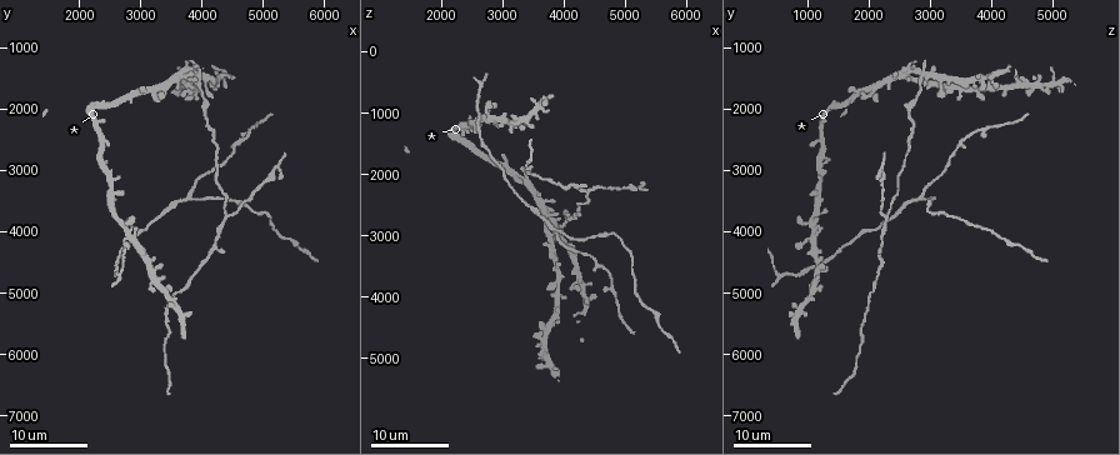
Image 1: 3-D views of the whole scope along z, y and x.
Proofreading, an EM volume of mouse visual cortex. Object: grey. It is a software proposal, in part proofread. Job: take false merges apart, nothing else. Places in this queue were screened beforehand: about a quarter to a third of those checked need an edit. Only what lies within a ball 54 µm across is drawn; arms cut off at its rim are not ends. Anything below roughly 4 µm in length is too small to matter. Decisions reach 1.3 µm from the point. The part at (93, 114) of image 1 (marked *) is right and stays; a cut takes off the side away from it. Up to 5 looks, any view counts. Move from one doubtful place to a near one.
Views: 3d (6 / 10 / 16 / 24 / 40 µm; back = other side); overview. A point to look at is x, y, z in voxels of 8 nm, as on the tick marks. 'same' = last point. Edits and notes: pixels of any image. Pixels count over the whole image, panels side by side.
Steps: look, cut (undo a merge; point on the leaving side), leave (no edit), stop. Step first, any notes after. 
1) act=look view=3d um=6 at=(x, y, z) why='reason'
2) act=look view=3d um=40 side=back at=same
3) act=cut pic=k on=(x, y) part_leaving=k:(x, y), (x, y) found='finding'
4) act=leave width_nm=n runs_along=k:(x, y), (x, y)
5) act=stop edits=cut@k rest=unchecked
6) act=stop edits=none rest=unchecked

act=look view=3d um=24 at=(3400, 5300, 2000) why='sudden change in width'

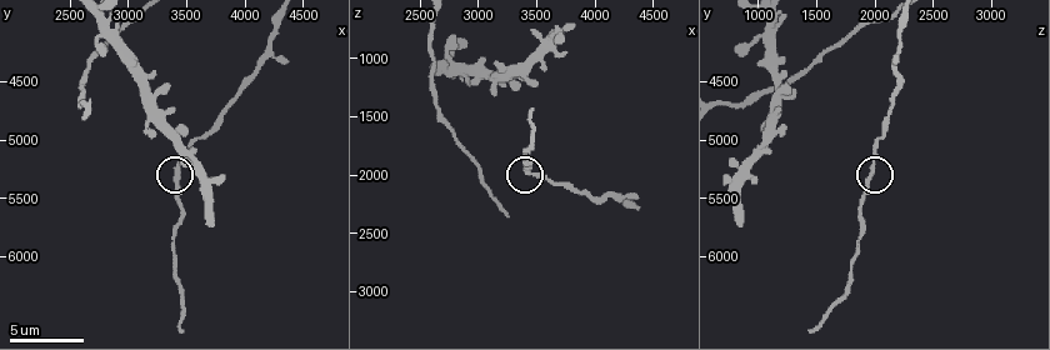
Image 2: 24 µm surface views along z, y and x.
act=look view=3d um=10 at=(3400, 5280, 1980) why='zoom in'

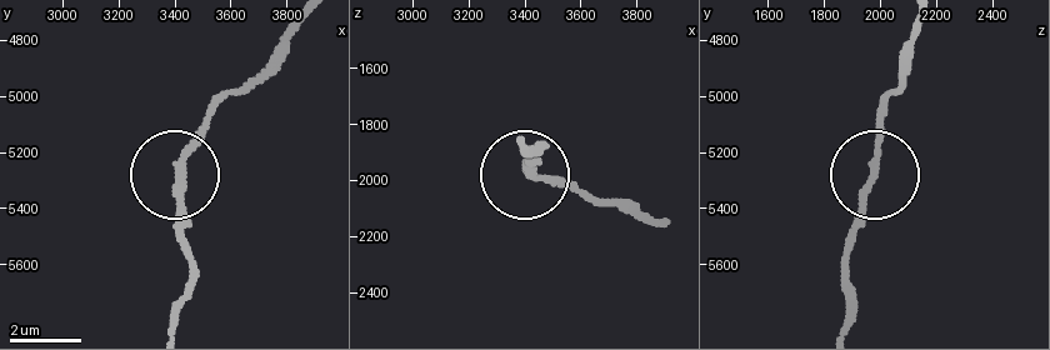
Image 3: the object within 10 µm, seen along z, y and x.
act=leave runs_along=3:(304, 23), (215, 111), (185, 165), (179, 238), (188, 288) found='one neuron here'

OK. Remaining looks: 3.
act=look view=3d um=16 at=(3800, 3450, 2900) why='three-way junction'

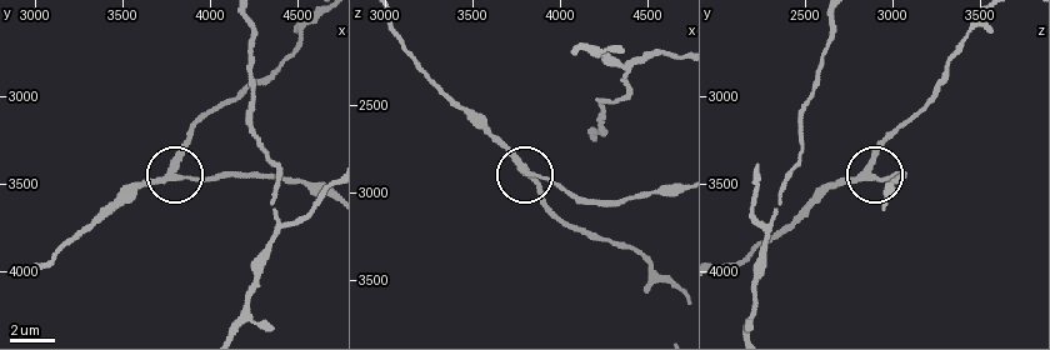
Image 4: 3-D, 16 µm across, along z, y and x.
act=look view=3d um=6 at=(3820, 3420, 2880) why='zoom in'

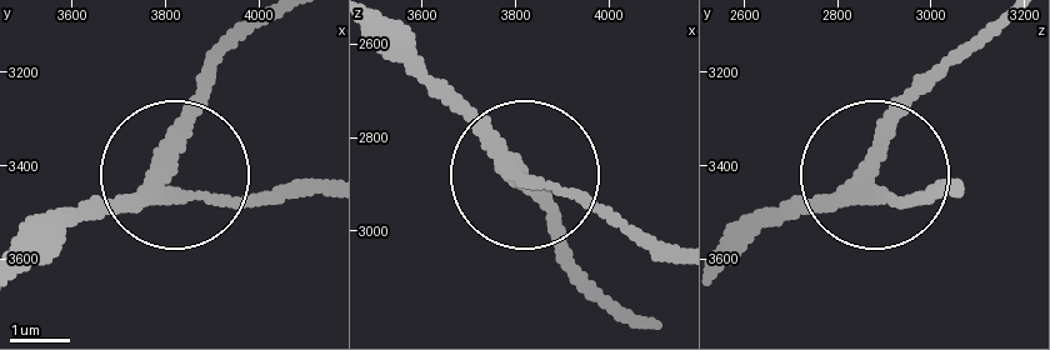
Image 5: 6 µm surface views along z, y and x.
act=leave side_arm_um=23 found='all the same neuron'

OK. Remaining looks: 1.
act=stop edits=none rest=unchecked

